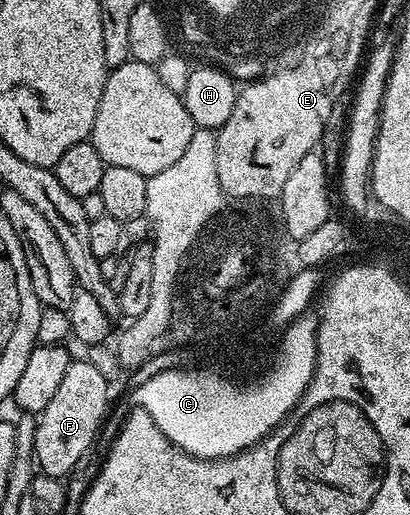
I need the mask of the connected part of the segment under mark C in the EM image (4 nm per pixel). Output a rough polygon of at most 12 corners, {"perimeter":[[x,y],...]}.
{"perimeter":[[295,318],[253,388],[165,369],[133,405],[195,457],[262,441],[303,395],[317,322]]}

